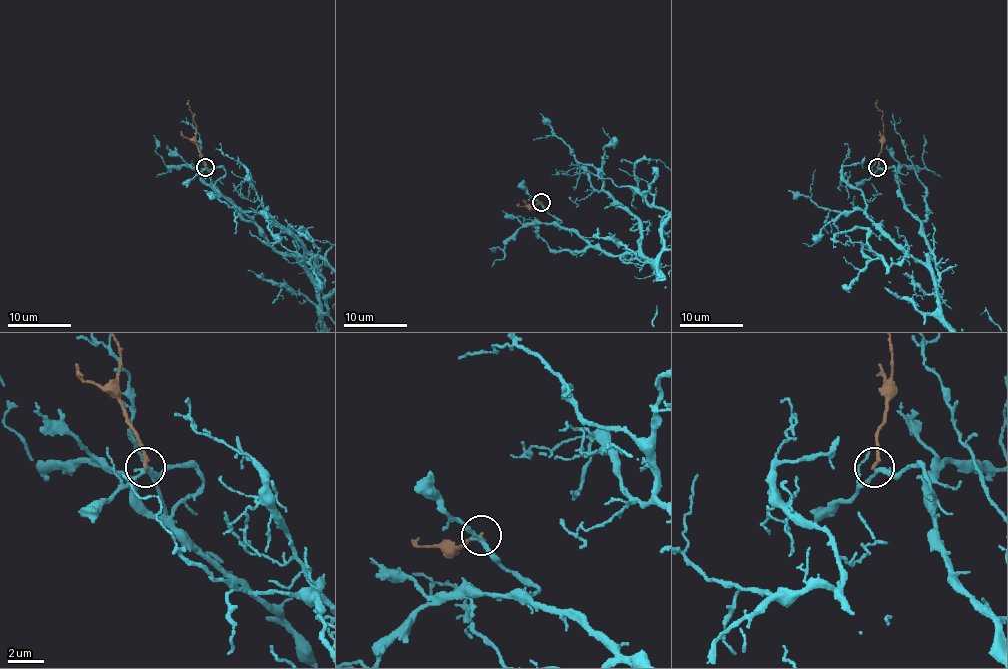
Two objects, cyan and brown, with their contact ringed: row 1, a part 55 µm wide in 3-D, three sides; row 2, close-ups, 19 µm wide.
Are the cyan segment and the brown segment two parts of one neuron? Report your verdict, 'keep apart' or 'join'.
keep apart

